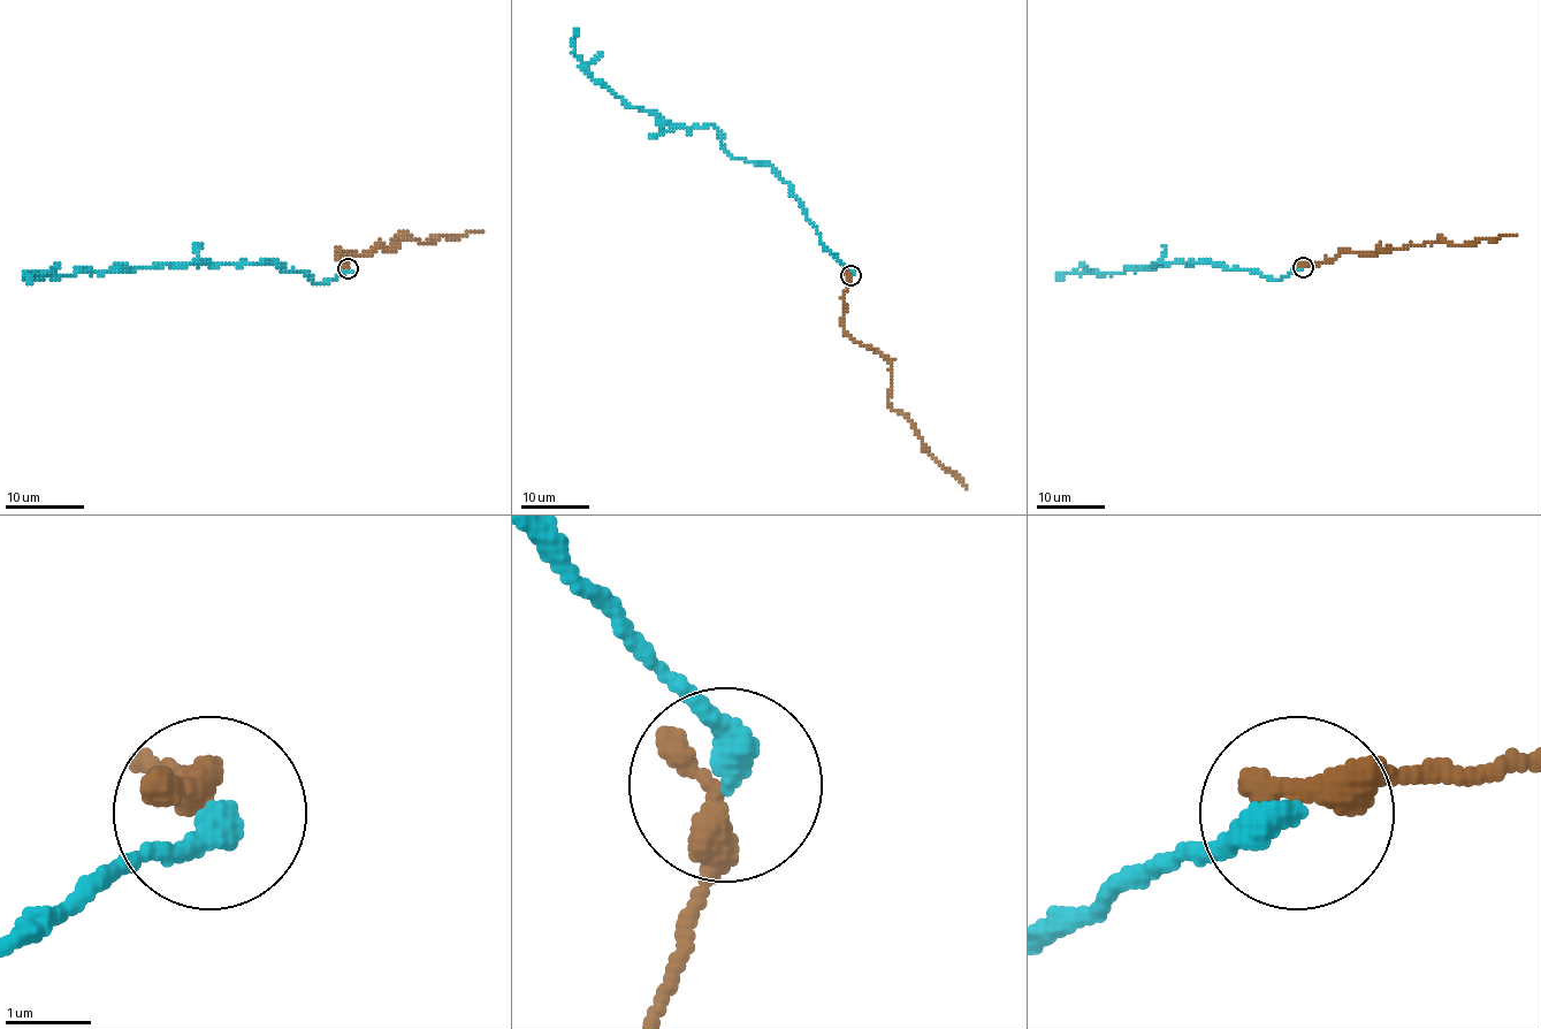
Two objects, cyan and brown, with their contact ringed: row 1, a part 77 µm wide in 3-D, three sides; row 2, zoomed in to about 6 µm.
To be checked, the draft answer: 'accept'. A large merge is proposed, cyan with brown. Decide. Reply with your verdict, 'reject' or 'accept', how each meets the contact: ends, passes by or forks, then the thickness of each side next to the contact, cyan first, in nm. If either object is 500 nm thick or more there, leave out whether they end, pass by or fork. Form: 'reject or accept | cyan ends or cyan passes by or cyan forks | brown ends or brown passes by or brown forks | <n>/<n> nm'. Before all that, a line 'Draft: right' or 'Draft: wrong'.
Draft: right
accept | cyan ends | brown ends | 320/440 nm

